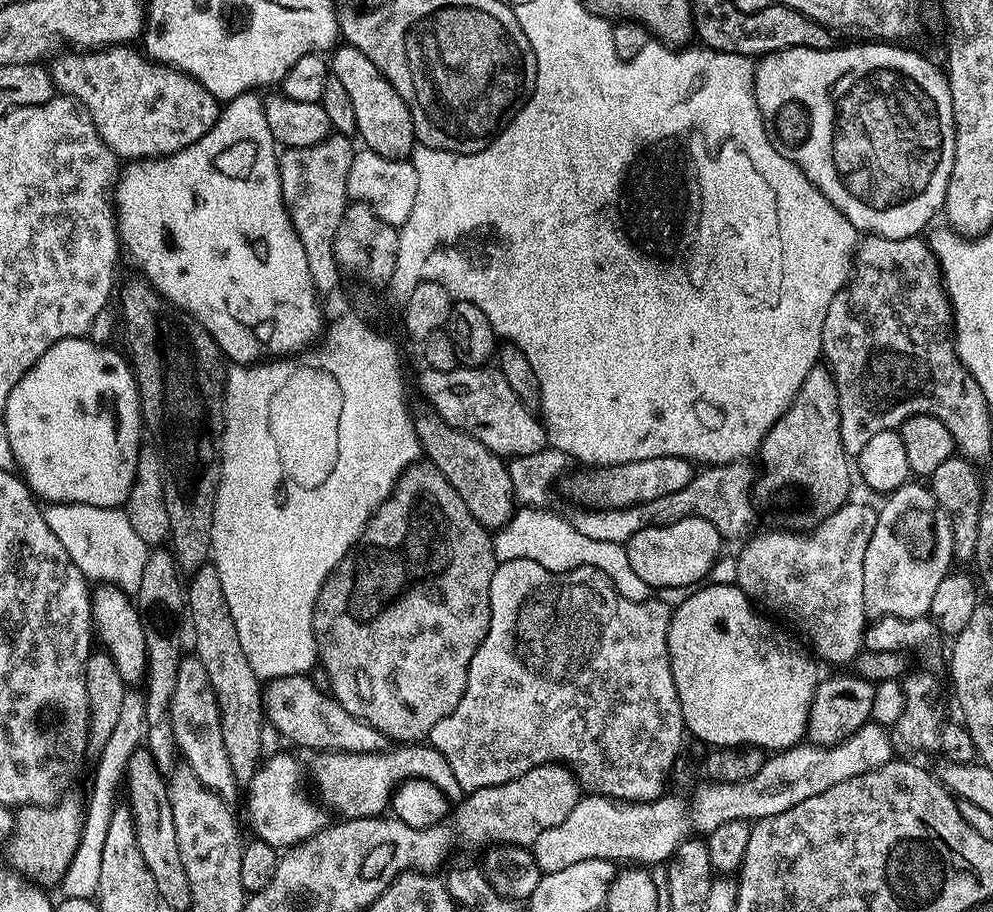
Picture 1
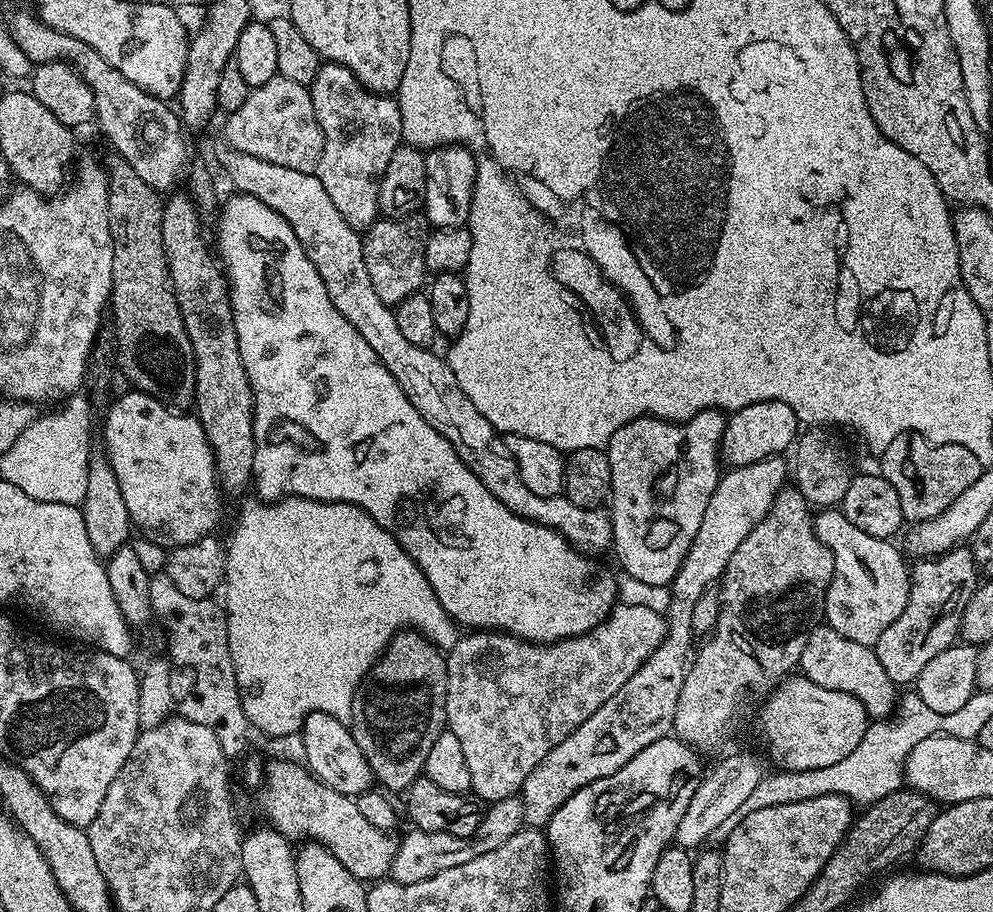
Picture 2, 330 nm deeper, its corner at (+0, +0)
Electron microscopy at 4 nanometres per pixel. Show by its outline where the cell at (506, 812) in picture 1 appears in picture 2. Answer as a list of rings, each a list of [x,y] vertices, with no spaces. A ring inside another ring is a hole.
[[[783,455],[771,456],[750,466],[728,468],[721,475],[714,494],[710,494],[710,502],[706,502],[702,526],[698,526],[698,534],[694,534],[694,542],[671,582],[672,597],[668,600],[666,611],[668,629],[662,642],[633,674],[630,682],[626,682],[626,686],[622,686],[614,698],[606,698],[606,702],[598,706],[598,710],[594,710],[594,714],[590,714],[582,726],[558,742],[558,746],[554,746],[554,750],[542,758],[530,778],[526,778],[524,787],[518,793],[524,804],[525,825],[547,826],[566,798],[590,782],[612,776],[622,766],[626,766],[634,754],[646,750],[646,746],[672,732],[674,710],[678,710],[678,694],[682,694],[684,673],[690,667],[690,653],[693,651],[694,606],[702,594],[723,577],[730,562],[730,554],[738,550],[742,538],[750,534],[753,526],[766,518],[774,498],[785,487],[787,480],[784,479],[789,479],[790,464],[784,459]]]

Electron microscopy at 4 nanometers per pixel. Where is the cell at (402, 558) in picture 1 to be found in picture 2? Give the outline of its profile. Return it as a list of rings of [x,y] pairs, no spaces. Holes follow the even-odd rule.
[[[416,630],[397,632],[365,676],[352,703],[350,727],[381,789],[403,793],[420,779],[430,746],[446,728],[447,677],[445,653]]]

